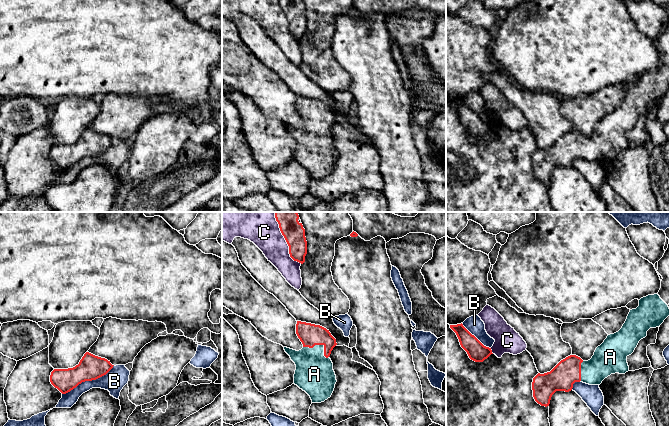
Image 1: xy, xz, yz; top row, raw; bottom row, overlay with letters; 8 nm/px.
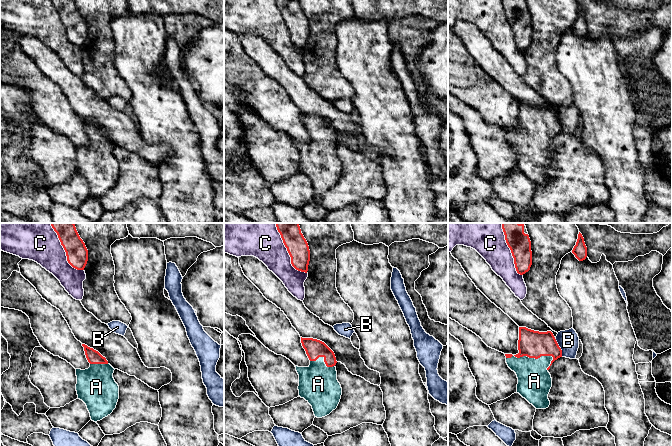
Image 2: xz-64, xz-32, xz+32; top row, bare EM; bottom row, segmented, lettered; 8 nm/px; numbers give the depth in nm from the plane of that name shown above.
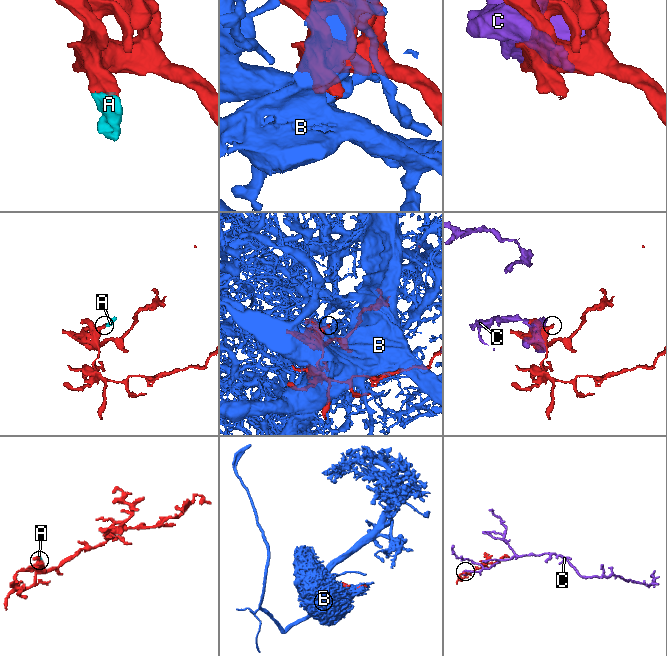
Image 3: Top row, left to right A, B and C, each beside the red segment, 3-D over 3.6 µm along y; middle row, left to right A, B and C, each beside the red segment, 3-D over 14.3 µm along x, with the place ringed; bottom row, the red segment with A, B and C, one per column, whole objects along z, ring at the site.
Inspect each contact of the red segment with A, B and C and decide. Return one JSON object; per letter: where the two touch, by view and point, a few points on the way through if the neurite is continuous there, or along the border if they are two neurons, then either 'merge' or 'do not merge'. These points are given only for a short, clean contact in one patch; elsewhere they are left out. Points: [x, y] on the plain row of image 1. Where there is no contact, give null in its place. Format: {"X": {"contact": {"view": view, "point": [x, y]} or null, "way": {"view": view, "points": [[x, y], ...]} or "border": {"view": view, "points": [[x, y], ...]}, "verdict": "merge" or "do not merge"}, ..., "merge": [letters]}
{"A": {"contact": {"view": "xz", "point": [320, 120]}, "verdict": "merge"}, "B": {"contact": {"view": "xy", "point": [88, 156]}, "verdict": "do not merge"}, "C": {"contact": {"view": "xz", "point": [288, 21]}, "verdict": "do not merge"}, "merge": ["A"]}

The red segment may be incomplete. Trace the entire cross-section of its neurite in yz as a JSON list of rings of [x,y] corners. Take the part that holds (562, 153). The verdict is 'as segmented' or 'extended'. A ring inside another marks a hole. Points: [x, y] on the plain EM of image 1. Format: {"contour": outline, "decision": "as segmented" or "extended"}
{"contour": [[[669,20],[663,33],[658,37],[657,48],[662,52],[661,64],[657,70],[648,71],[639,76],[639,82],[630,86],[622,104],[607,112],[604,118],[598,122],[592,134],[583,137],[576,131],[570,131],[561,136],[550,148],[538,149],[532,158],[533,173],[541,182],[549,182],[552,171],[556,167],[569,168],[575,158],[583,158],[589,161],[600,161],[611,150],[625,150],[629,147],[627,133],[637,123],[639,117],[647,112],[650,104],[660,103],[669,92]]], "decision": "extended"}

